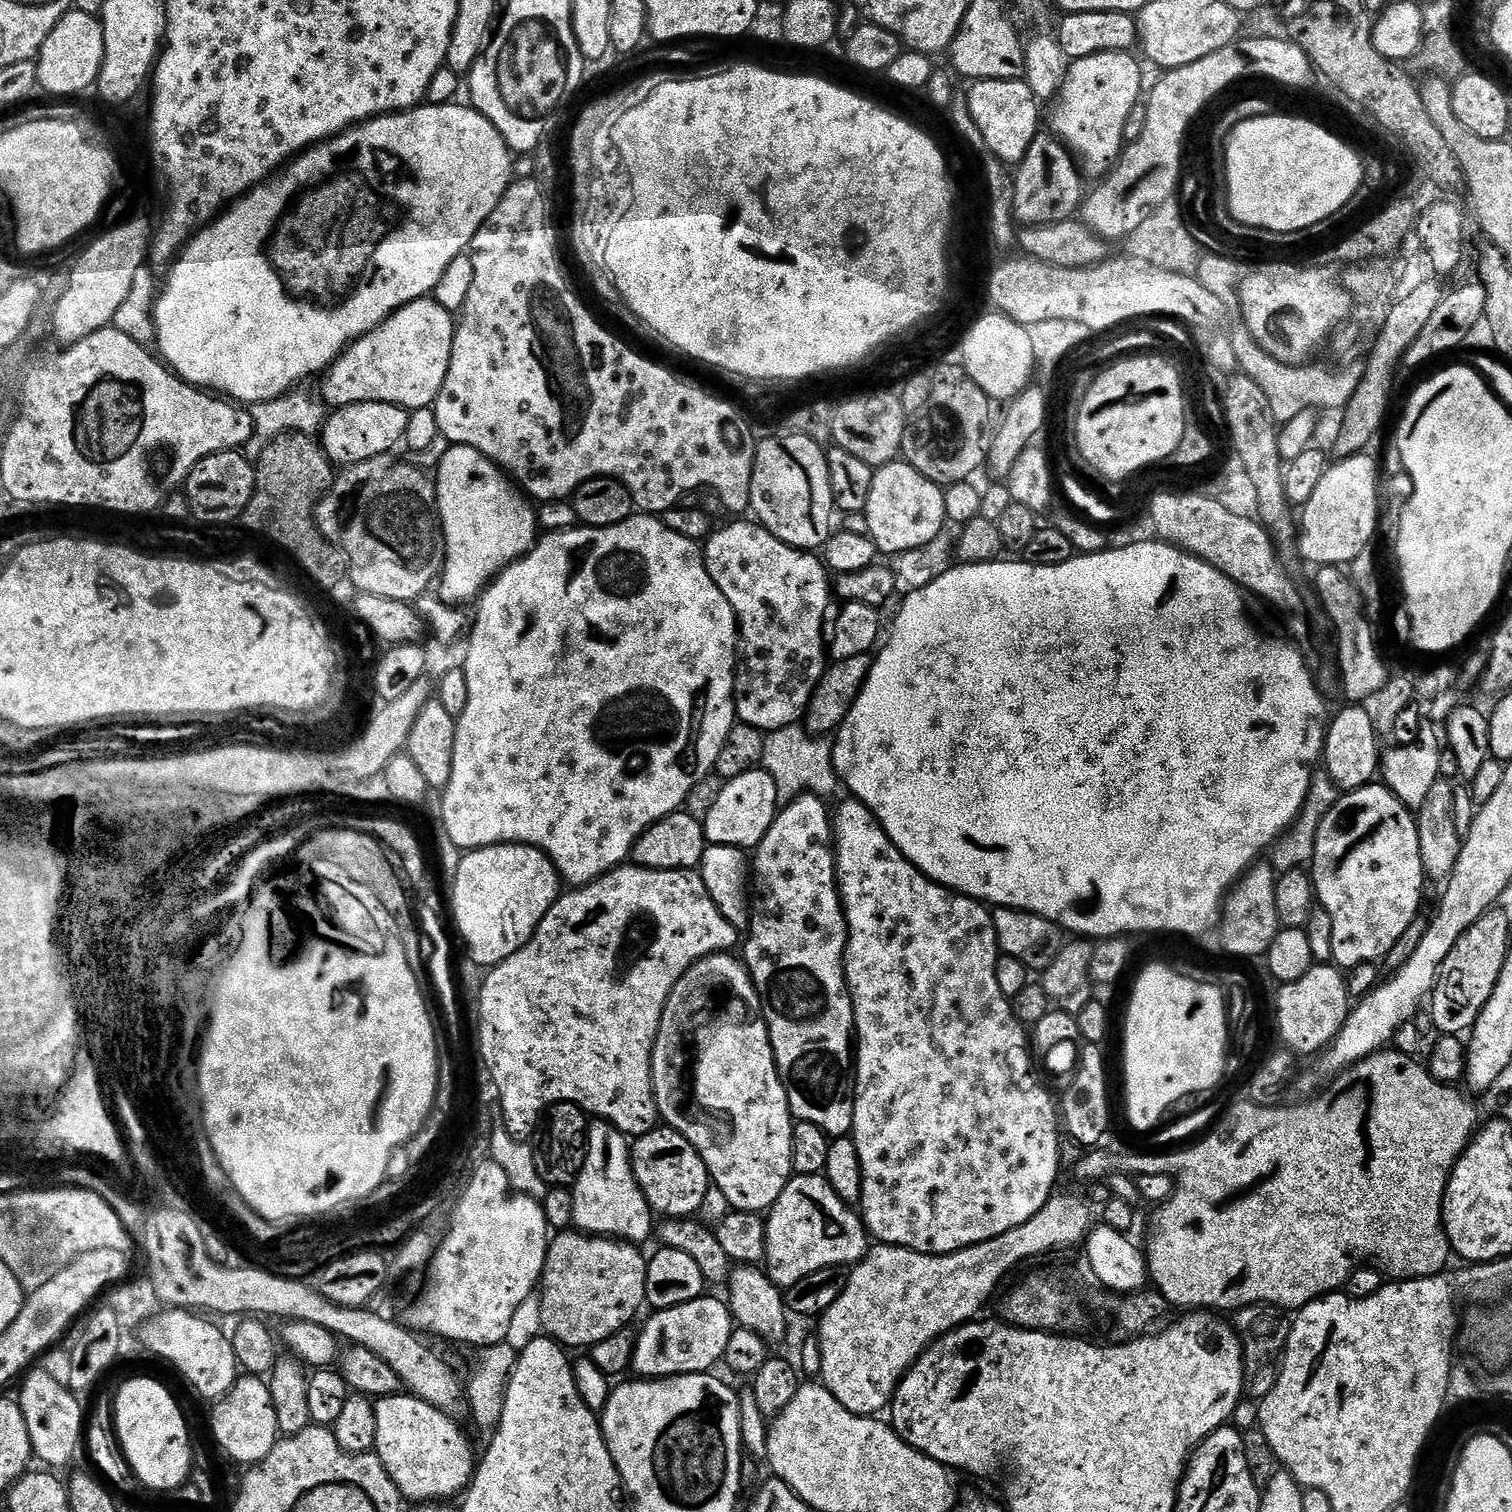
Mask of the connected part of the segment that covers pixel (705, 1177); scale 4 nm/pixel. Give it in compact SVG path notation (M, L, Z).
M667 1126L651 1128L645 1136L635 1137L630 1151L634 1178L657 1217L692 1218L697 1215L710 1177L706 1162L702 1162L696 1147L681 1132Z

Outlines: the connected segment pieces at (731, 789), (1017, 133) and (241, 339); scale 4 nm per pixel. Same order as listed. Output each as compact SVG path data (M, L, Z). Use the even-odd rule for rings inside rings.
M763 767L751 768L746 774L738 774L738 778L727 781L721 787L714 806L702 820L704 839L709 845L725 844L743 850L755 850L766 838L766 830L774 822L778 811L777 787L774 778L765 772Z
M1027 79L978 80L967 89L966 93L970 114L978 124L978 128L982 130L986 145L1007 165L1019 164L1024 159L1026 150L1030 150L1034 138L1041 131L1041 105L1030 90Z
M425 102L407 112L389 112L374 116L363 124L353 124L339 136L319 141L303 154L293 156L282 170L267 177L266 182L248 189L243 196L237 196L211 224L199 229L180 249L178 259L167 269L164 289L161 287L155 293L150 313L152 325L156 328L154 348L159 359L194 388L219 394L244 406L264 404L303 385L300 383L307 376L319 377L327 372L353 340L372 332L402 306L435 293L438 278L446 274L446 266L469 251L474 234L478 234L486 218L490 218L514 176L514 156L502 134L498 134L494 125L475 108L463 108L458 103L432 105Z

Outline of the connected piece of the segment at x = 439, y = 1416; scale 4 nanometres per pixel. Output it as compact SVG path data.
M411 1394L382 1396L375 1405L378 1430L374 1454L398 1486L401 1497L411 1502L444 1502L452 1498L448 1496L459 1497L474 1475L472 1448L461 1425Z

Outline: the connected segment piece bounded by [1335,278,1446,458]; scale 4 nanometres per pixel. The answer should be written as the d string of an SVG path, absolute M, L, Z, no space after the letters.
M1431 279L1414 285L1396 305L1393 303L1384 323L1379 325L1377 332L1380 333L1372 344L1372 353L1366 357L1362 380L1353 397L1342 409L1345 416L1336 432L1337 457L1361 455L1367 449L1364 447L1375 438L1376 431L1383 426L1384 419L1388 416L1388 403L1392 400L1392 383L1396 380L1396 367L1401 367L1408 348L1418 338L1418 334L1422 334L1422 329L1425 328L1426 322L1430 322L1430 317L1434 315L1434 310L1446 291L1445 285L1439 284L1439 279Z

